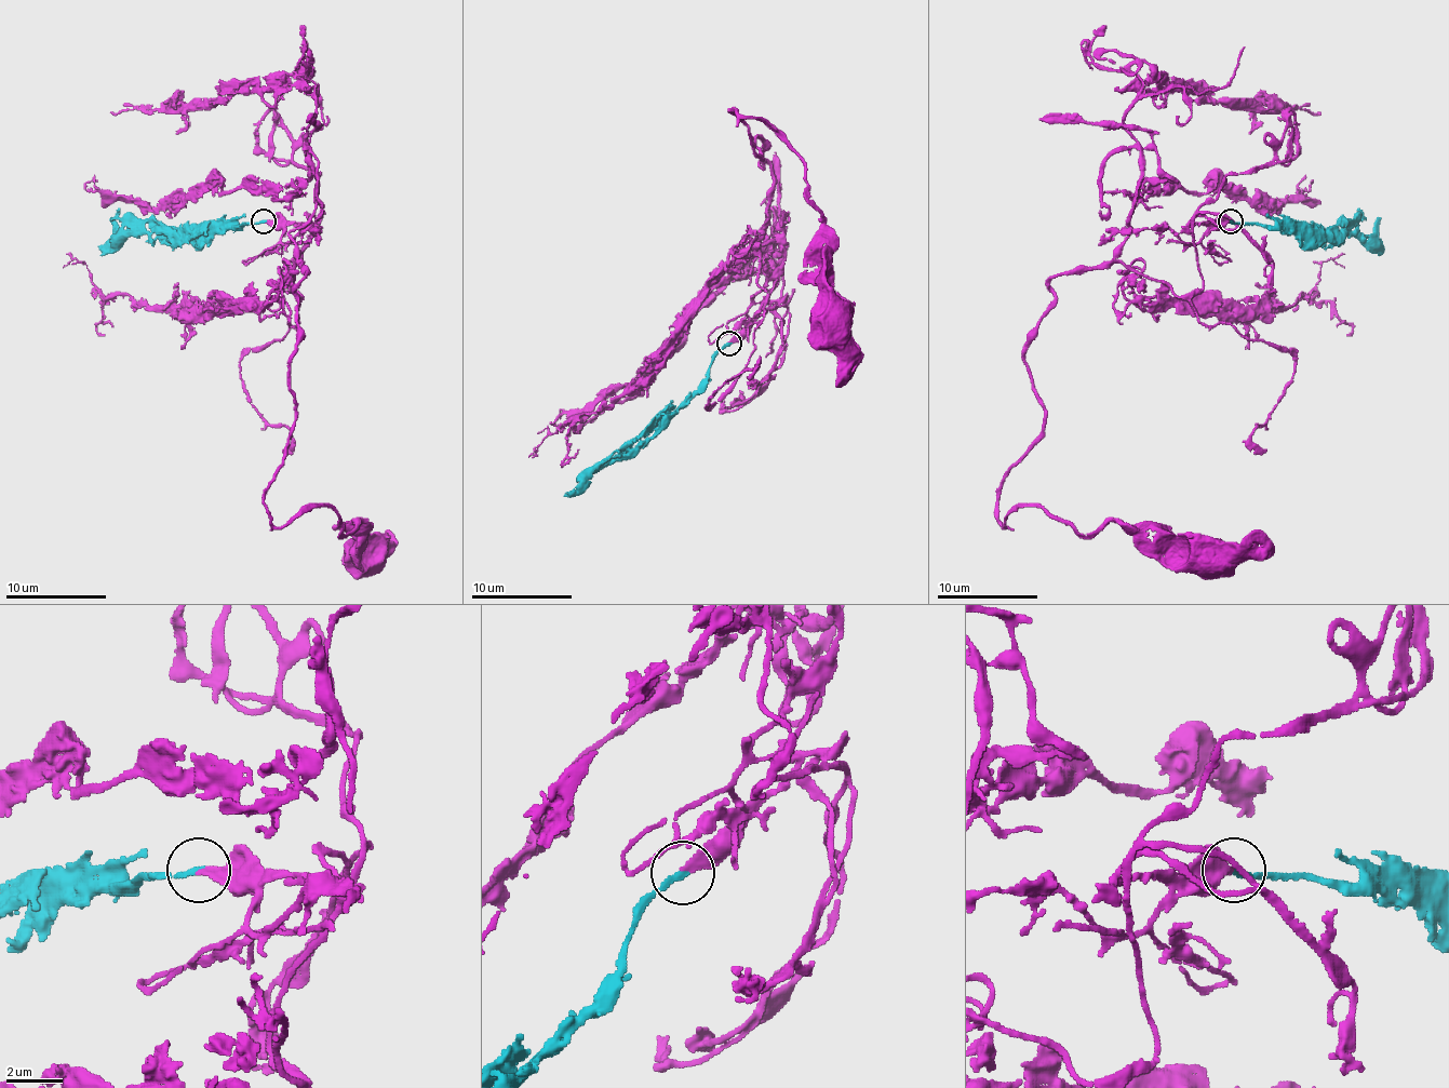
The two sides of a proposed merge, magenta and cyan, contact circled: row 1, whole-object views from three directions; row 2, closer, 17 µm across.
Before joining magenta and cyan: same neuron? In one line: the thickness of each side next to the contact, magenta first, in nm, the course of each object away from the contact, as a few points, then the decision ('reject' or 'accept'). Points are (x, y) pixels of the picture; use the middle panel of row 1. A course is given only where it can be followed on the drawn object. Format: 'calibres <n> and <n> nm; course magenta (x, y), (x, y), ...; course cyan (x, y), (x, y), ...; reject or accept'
calibres 280 and 200 nm; course magenta (729, 343), (785, 257), (755, 242), (773, 169), (729, 111), (760, 117), (805, 166), (830, 242), (828, 330); course cyan (729, 343), (714, 358), (710, 375), (672, 413), (647, 432), (615, 450), (564, 495); accept

